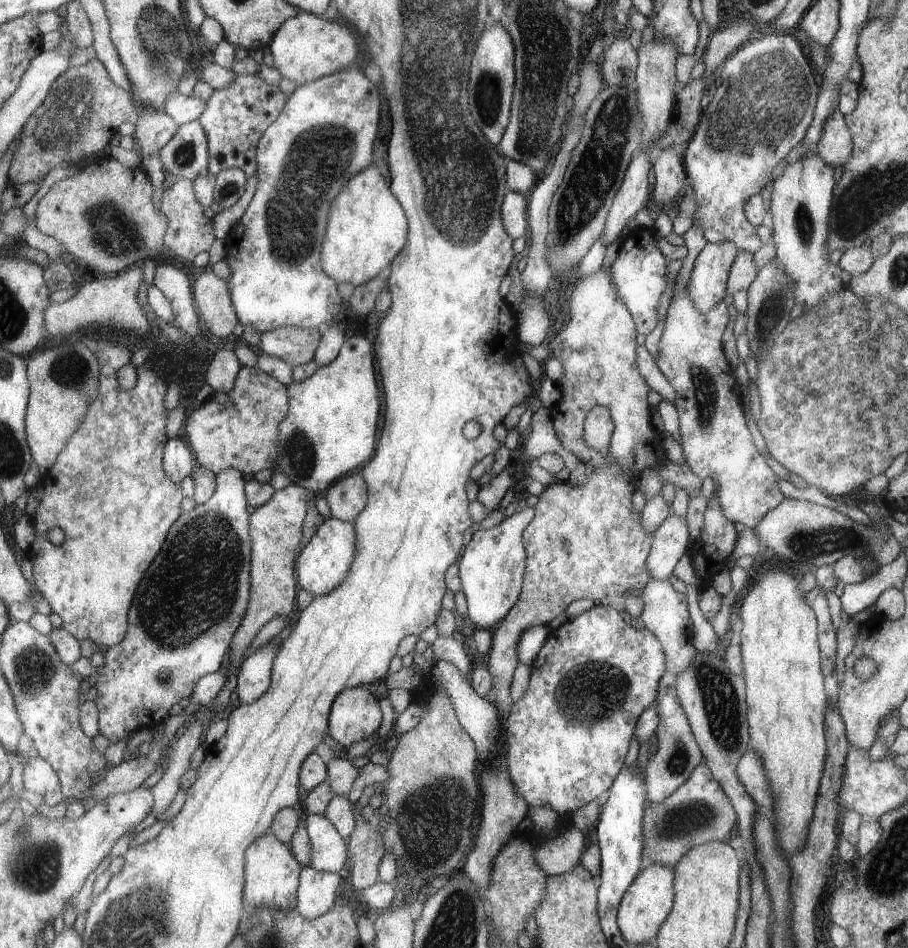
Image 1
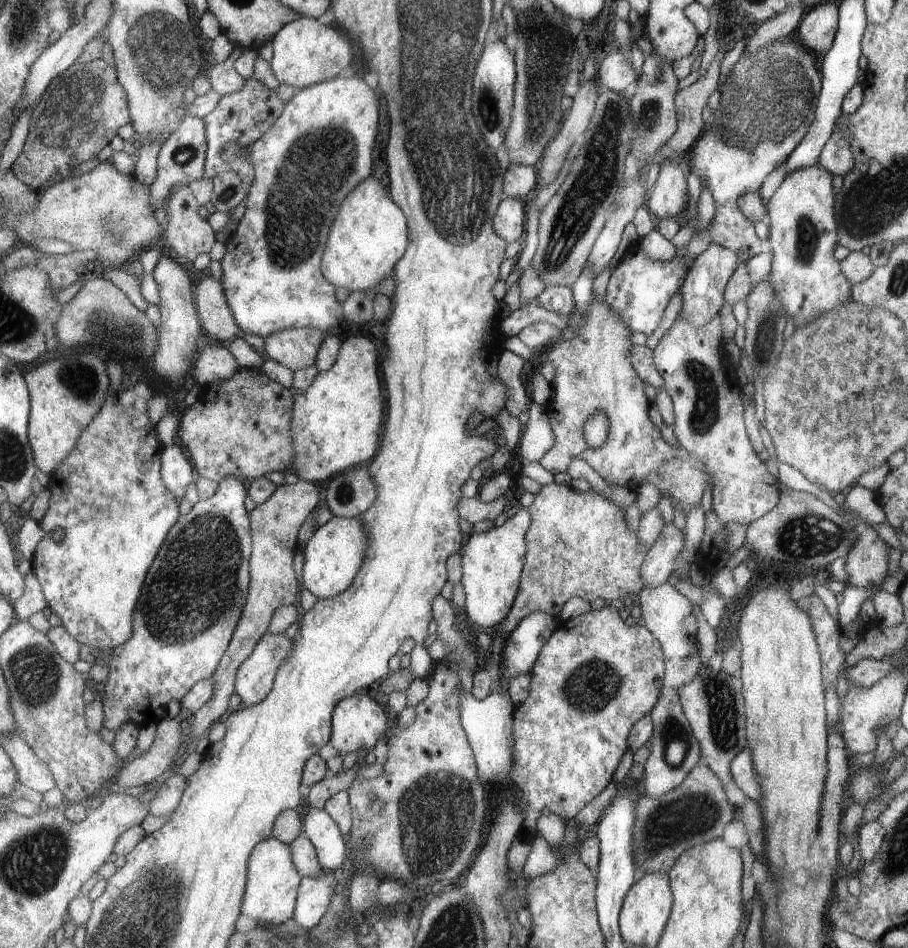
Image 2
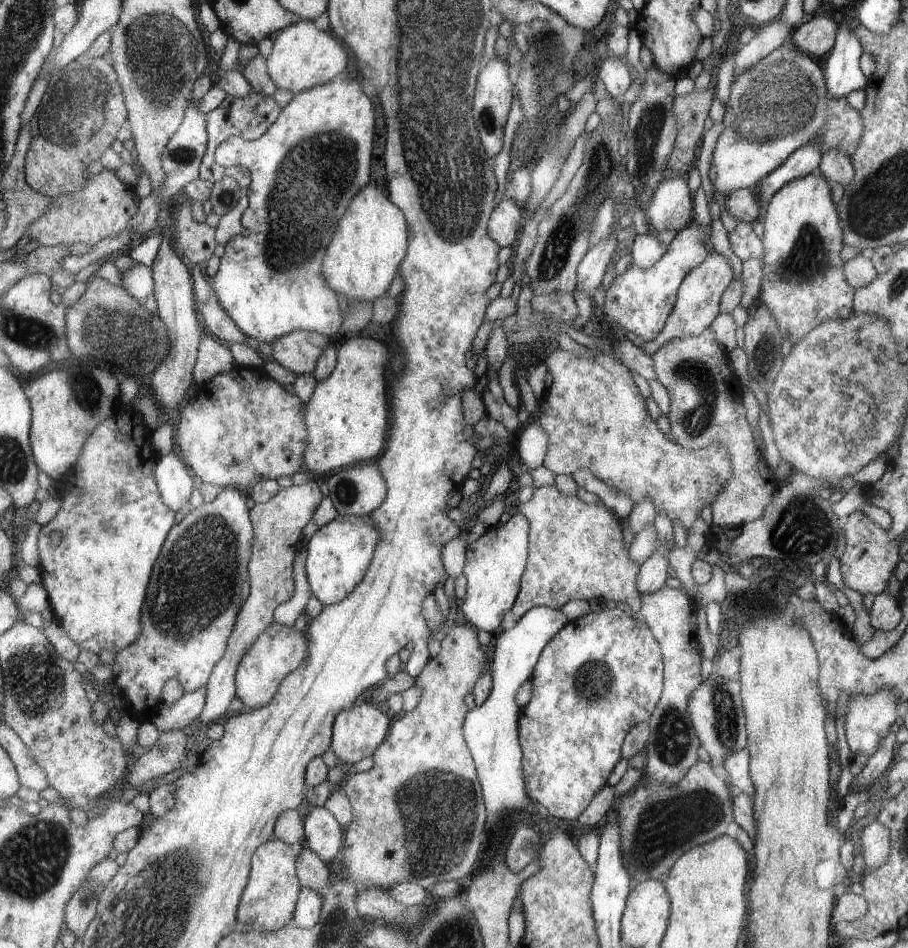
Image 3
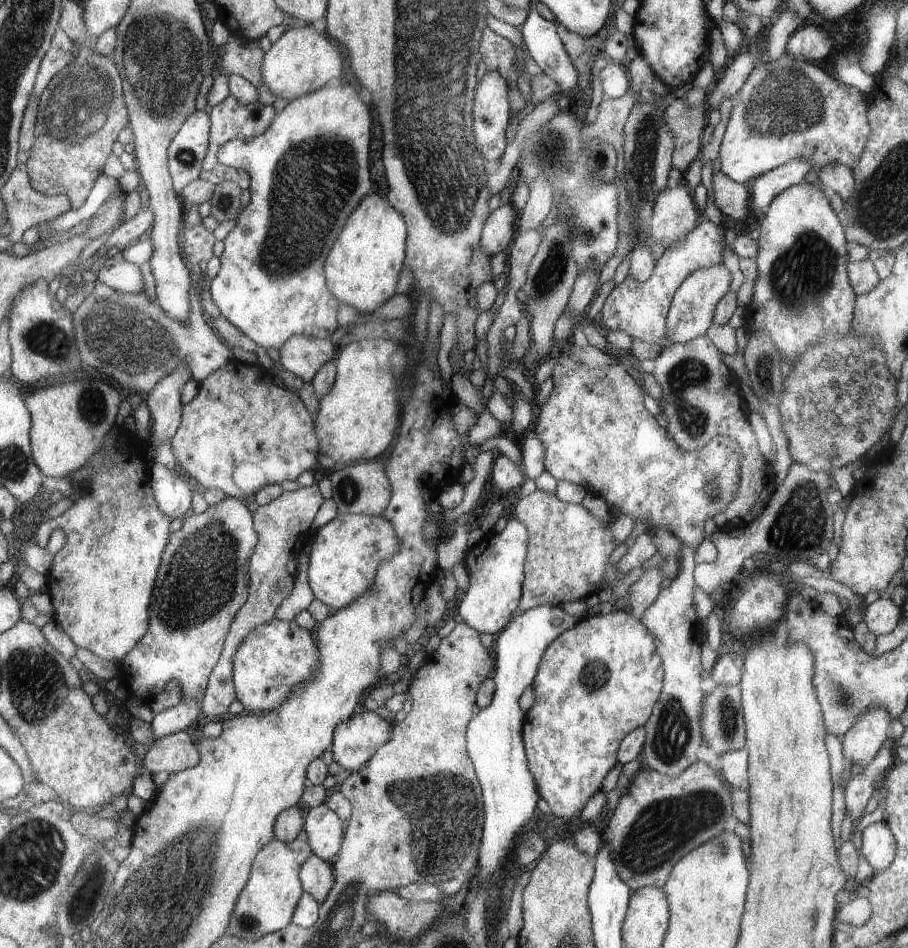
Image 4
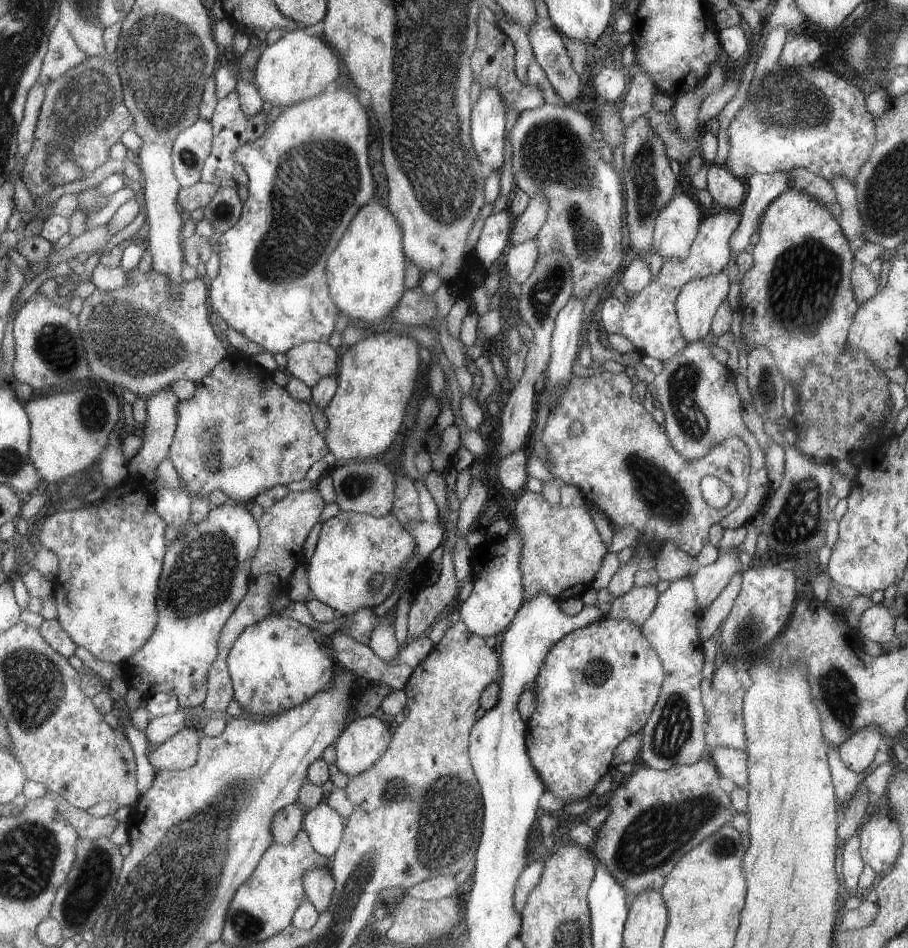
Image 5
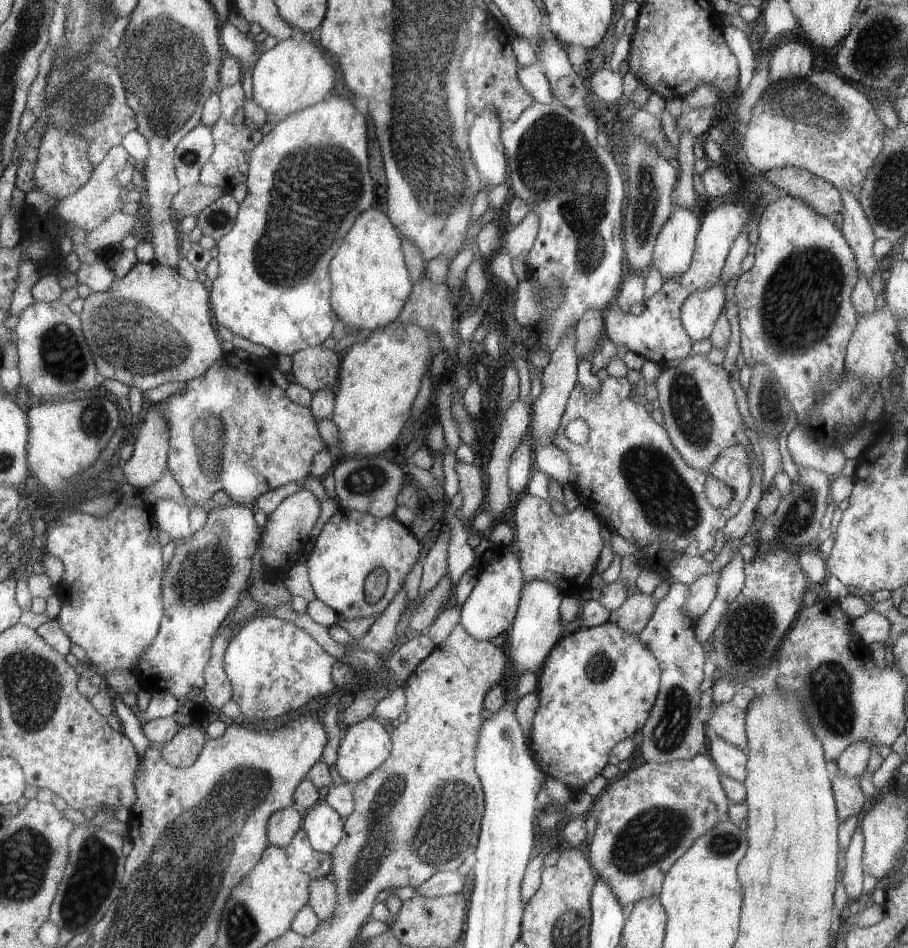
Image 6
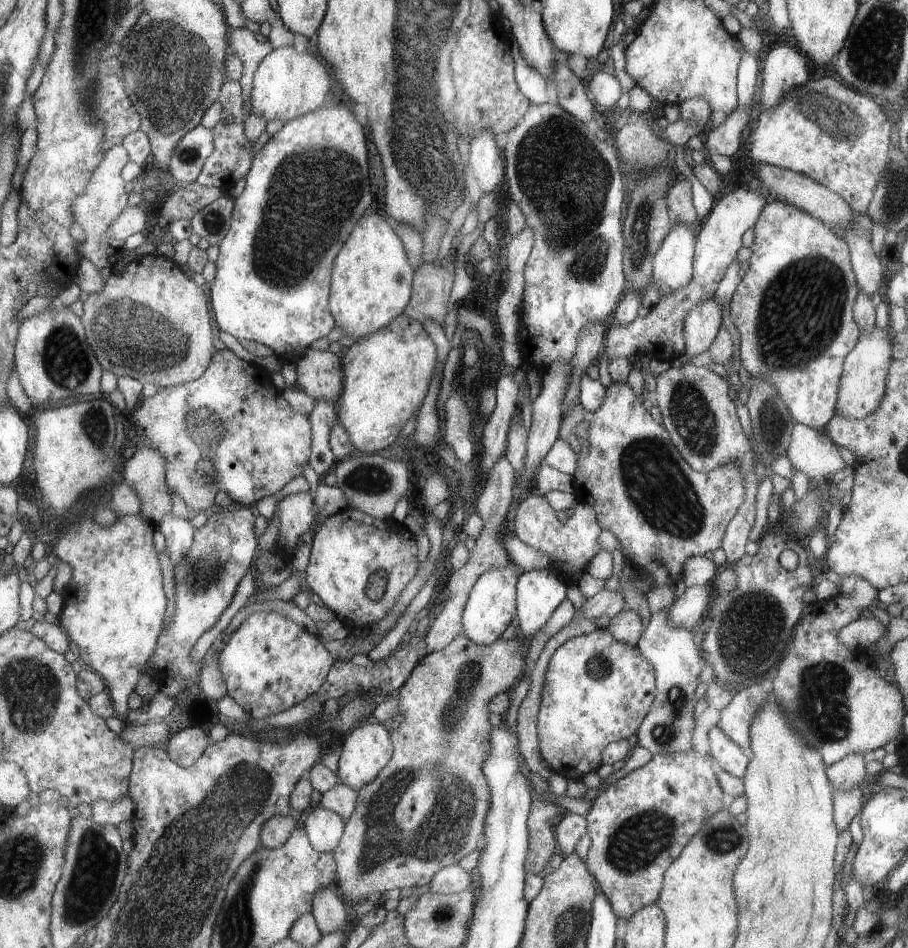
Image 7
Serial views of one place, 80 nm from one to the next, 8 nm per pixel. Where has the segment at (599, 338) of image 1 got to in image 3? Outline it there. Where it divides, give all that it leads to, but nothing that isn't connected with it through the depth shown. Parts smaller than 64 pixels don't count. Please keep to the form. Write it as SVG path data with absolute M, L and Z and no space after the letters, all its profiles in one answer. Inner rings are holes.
M557 348L549 352L545 364L547 365L548 371L553 376L553 383L550 387L549 394L539 403L541 414L538 416L538 423L547 431L550 440L549 450L546 459L544 460L544 466L555 474L555 476L557 474L573 476L580 468L587 469L595 478L601 480L601 482L609 486L609 488L613 488L615 492L623 492L623 494L631 500L633 504L632 507L642 498L649 498L654 504L656 514L657 512L662 513L671 522L679 522L679 526L688 533L688 529L691 524L693 524L695 518L699 517L699 513L705 506L710 507L711 504L715 502L720 494L720 489L726 484L726 481L732 474L732 470L730 469L730 456L726 451L726 446L713 441L710 445L704 446L702 449L687 449L686 447L679 446L671 440L671 438L667 438L667 436L660 431L660 428L657 428L655 420L651 419L645 410L645 399L639 393L639 390L631 377L631 373L625 366L615 362L607 355L598 354L597 352L588 349L583 358L577 358L575 354Z

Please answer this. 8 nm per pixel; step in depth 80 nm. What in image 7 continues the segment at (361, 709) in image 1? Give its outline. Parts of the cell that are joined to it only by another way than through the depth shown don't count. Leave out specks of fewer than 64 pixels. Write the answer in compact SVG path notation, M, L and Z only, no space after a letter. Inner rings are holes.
M381 722L363 724L353 729L342 739L338 763L338 775L343 784L354 788L357 792L373 782L394 757L394 742L391 729Z

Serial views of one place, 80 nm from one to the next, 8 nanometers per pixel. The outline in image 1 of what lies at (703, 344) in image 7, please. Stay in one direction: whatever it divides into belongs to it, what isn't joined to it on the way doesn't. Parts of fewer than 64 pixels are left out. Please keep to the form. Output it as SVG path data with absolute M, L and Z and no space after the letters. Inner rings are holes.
M732 242L705 243L695 257L686 290L700 313L707 313L725 296L726 282L738 251Z

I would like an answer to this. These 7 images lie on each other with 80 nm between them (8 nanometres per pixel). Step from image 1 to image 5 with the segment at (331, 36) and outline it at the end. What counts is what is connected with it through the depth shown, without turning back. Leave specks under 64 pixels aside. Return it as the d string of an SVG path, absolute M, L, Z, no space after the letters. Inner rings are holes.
M299 28L286 32L281 40L267 46L256 64L253 83L265 101L286 109L325 92L339 78L341 61L339 53L323 36L311 36Z

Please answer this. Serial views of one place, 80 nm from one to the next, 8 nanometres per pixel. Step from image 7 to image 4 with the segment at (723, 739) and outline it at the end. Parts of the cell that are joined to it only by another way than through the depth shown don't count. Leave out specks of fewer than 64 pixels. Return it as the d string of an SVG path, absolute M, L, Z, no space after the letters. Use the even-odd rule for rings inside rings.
M745 748L721 753L717 756L721 763L720 773L733 789L749 790L749 752Z

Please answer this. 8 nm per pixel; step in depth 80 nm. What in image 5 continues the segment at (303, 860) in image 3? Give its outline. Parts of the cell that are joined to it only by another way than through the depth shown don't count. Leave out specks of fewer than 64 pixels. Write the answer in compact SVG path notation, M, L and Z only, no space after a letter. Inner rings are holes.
M329 867L313 869L304 877L307 898L322 913L331 904L336 882Z

